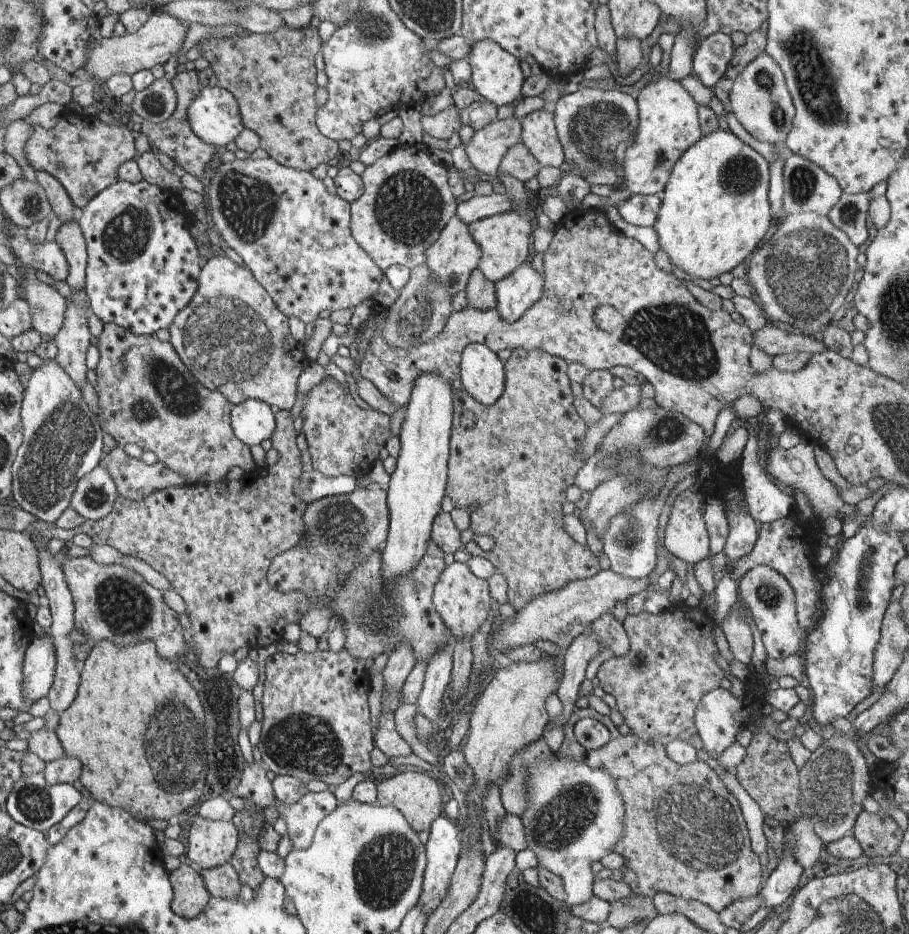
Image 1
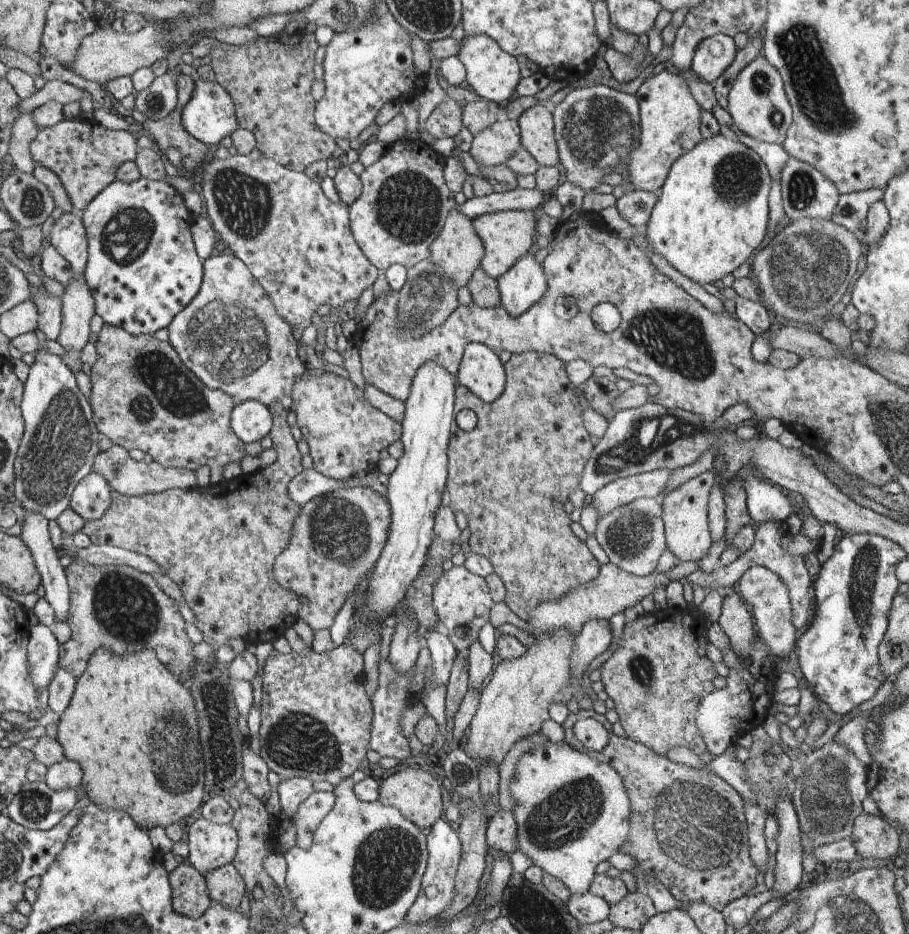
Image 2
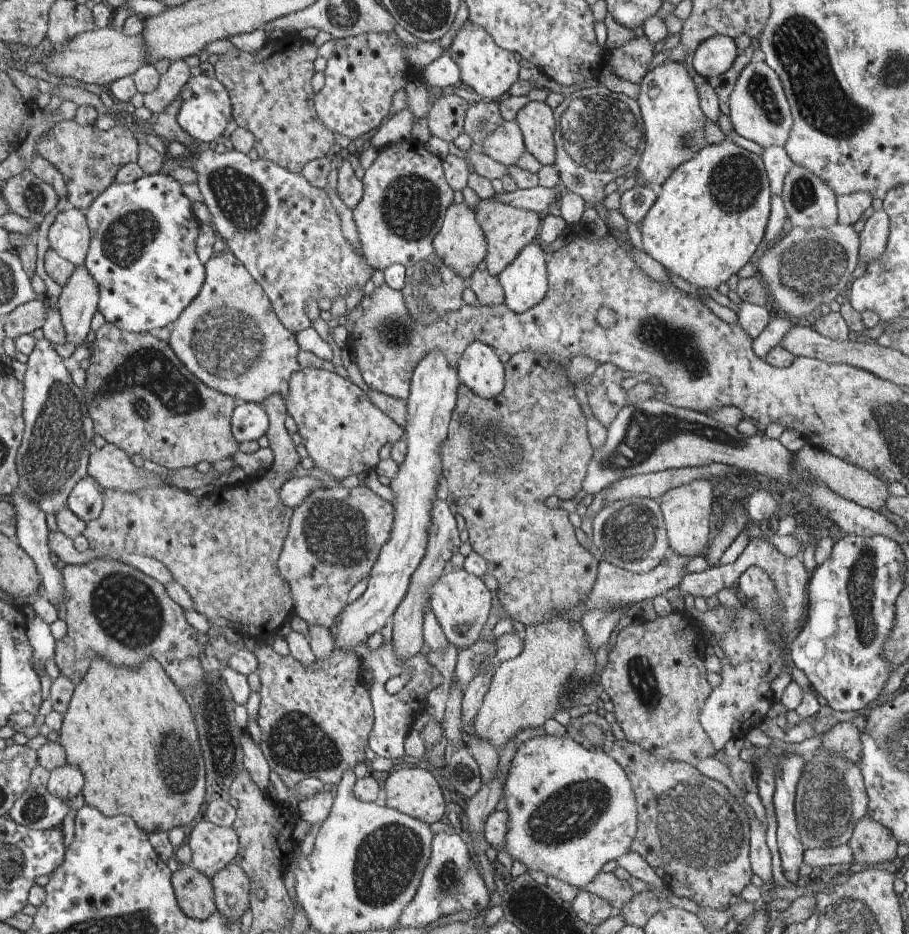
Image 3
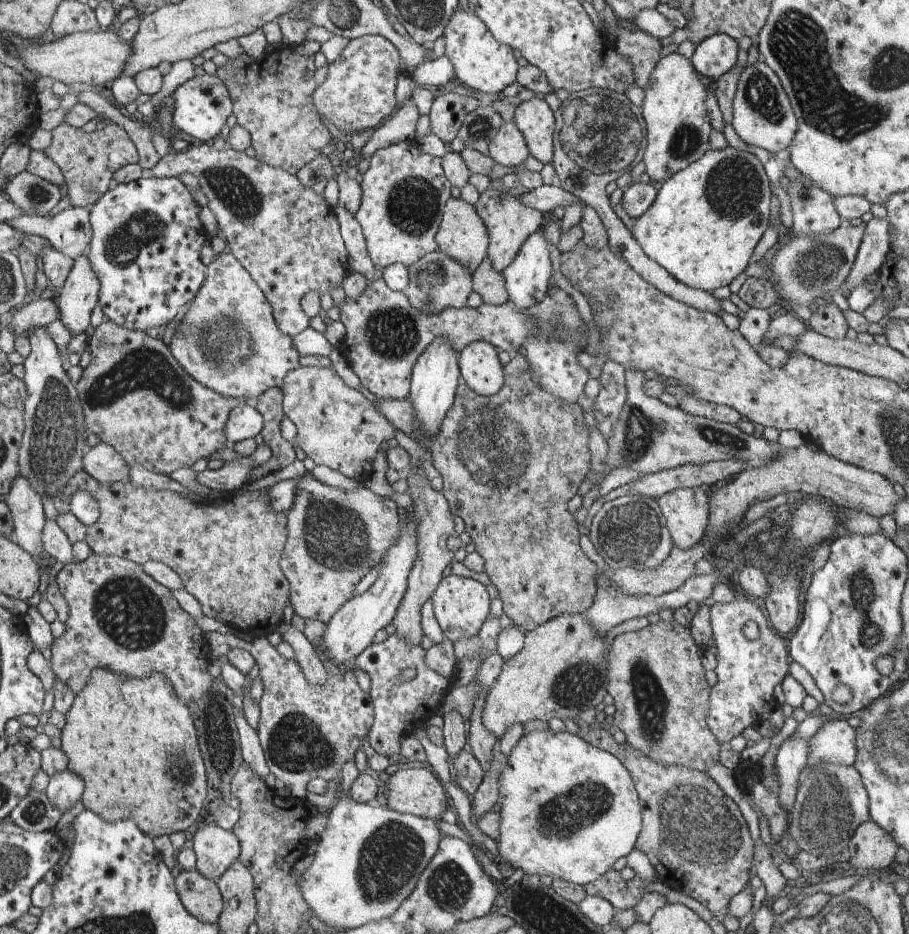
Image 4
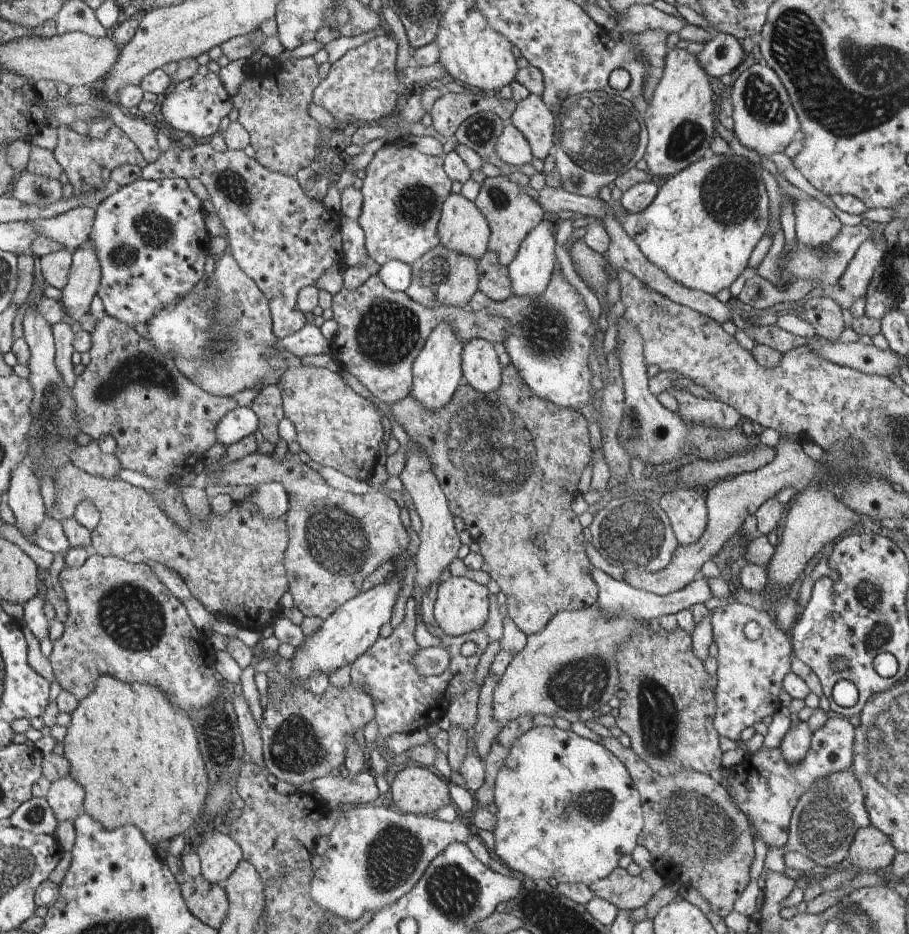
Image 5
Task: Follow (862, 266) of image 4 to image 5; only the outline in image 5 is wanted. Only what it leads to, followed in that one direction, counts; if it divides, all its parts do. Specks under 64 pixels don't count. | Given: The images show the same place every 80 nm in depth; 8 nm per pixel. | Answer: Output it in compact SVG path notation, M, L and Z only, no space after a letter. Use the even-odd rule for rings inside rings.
M875 222L870 223L872 236L865 239L855 251L842 275L827 290L840 309L849 308L856 300L863 299L872 272L885 257L881 233Z

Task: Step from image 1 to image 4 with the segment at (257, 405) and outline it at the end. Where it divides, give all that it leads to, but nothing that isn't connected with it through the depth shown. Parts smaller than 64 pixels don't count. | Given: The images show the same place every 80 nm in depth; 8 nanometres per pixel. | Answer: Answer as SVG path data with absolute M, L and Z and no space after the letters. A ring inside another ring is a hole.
M252 403L237 405L233 412L229 414L222 433L229 444L253 439L262 429L262 415L255 410Z

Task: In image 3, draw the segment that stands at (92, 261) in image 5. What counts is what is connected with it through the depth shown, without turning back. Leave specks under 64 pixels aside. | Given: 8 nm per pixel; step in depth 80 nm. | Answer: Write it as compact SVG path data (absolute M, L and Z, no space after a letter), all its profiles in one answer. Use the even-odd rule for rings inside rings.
M84 264L75 267L69 280L54 300L66 342L78 346L89 332L93 314L97 311L98 288Z

